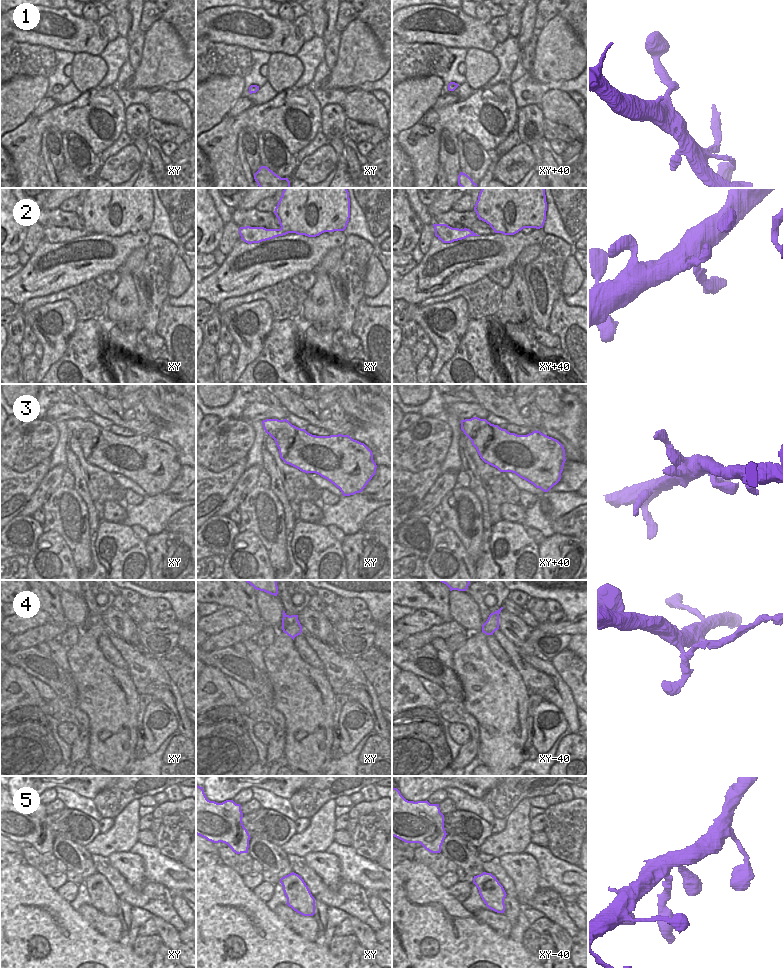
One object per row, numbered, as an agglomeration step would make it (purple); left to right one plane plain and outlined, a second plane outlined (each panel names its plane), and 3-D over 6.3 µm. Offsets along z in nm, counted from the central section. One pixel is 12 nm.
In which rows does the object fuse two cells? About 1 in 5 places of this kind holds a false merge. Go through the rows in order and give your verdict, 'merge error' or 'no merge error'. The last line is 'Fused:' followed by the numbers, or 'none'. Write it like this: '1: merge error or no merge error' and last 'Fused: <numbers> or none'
1: no merge error
2: no merge error
3: no merge error
4: merge error
5: no merge error
Fused: 4

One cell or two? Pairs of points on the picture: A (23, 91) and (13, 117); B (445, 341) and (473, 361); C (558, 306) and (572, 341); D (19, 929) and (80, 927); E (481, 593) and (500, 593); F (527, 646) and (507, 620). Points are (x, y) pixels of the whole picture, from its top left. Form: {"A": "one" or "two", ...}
{"A": "one", "B": "two", "C": "one", "D": "one", "E": "one", "F": "one"}

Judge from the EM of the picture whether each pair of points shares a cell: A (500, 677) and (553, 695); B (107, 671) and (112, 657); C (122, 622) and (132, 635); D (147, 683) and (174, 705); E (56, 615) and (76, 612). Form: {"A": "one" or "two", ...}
{"A": "two", "B": "two", "C": "one", "D": "one", "E": "two"}

